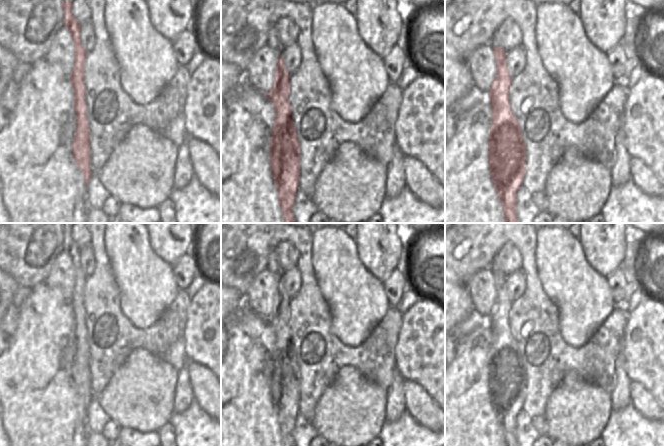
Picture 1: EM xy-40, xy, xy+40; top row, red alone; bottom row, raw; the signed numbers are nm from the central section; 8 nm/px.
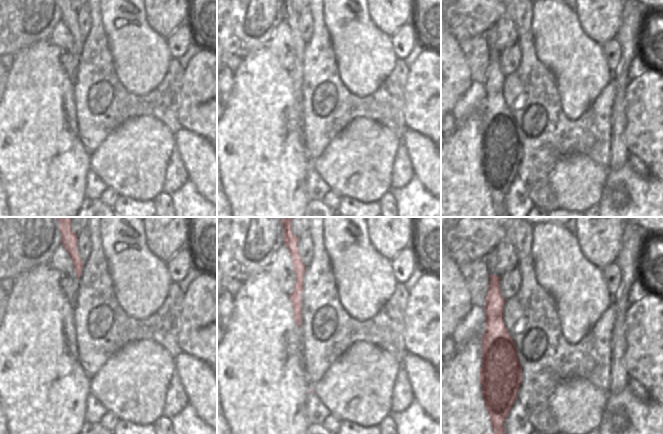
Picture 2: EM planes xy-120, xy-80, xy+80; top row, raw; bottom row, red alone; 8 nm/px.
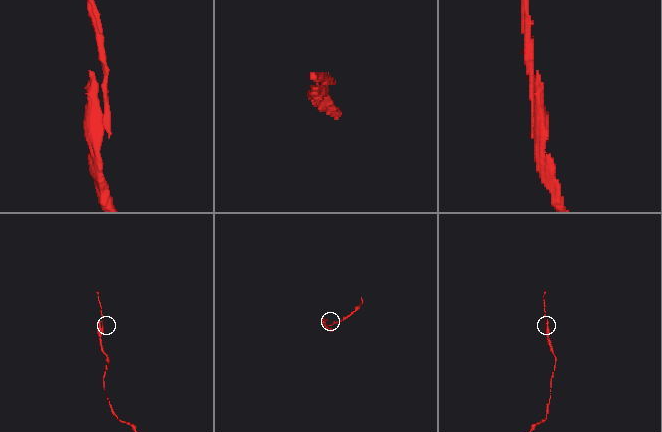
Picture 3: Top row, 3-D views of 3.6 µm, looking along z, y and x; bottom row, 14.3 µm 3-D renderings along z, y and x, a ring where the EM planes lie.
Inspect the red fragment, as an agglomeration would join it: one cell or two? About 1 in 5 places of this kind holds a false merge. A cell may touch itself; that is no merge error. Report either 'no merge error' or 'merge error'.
no merge error

